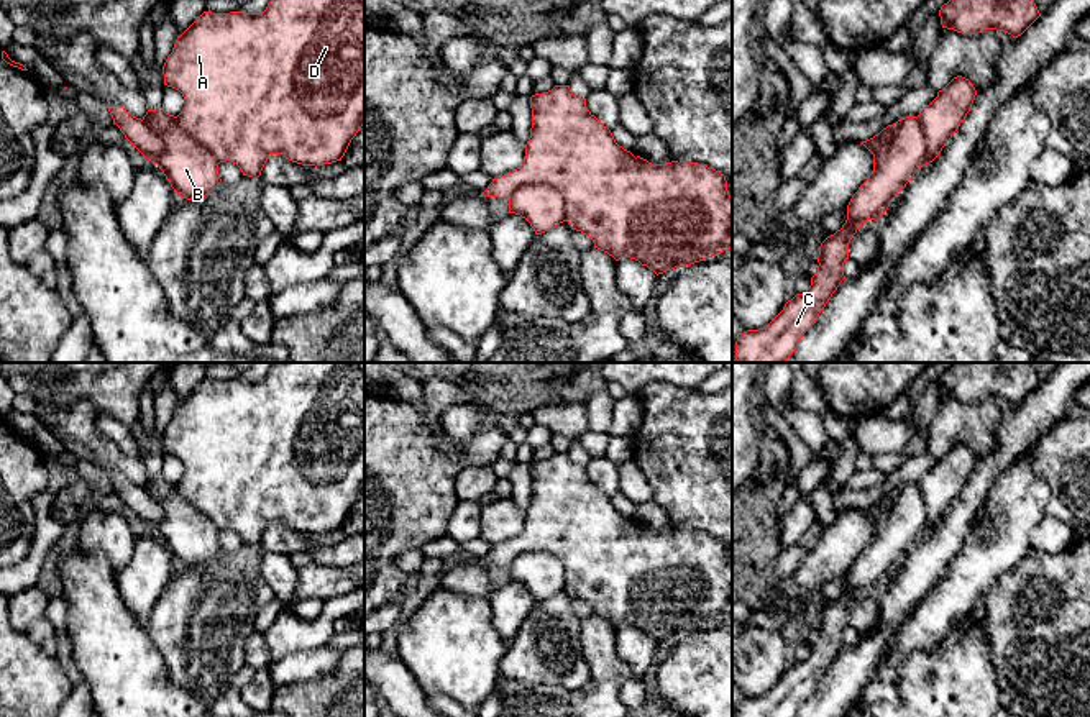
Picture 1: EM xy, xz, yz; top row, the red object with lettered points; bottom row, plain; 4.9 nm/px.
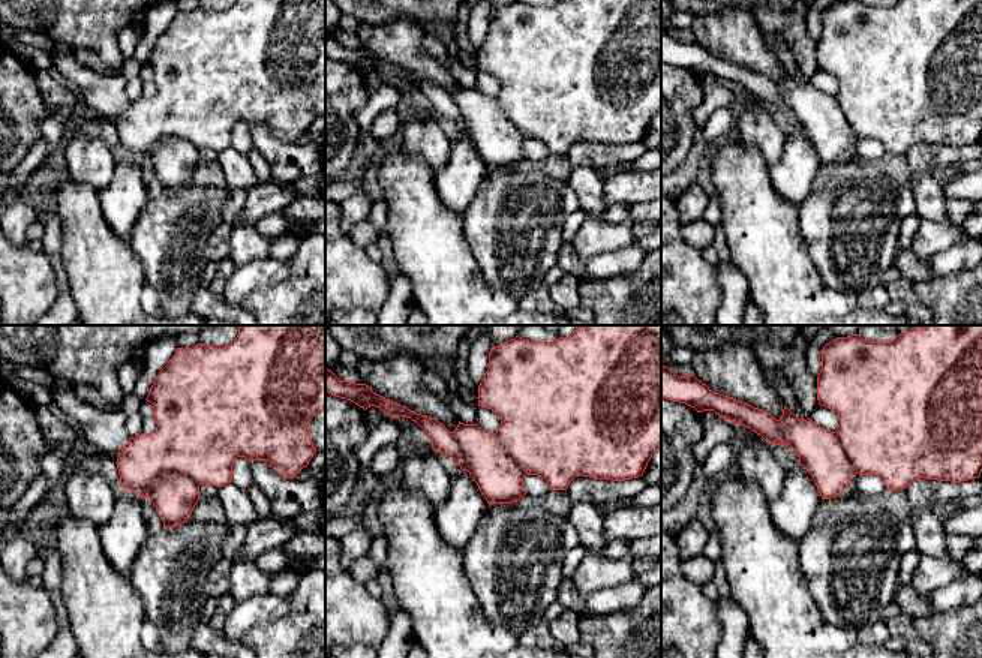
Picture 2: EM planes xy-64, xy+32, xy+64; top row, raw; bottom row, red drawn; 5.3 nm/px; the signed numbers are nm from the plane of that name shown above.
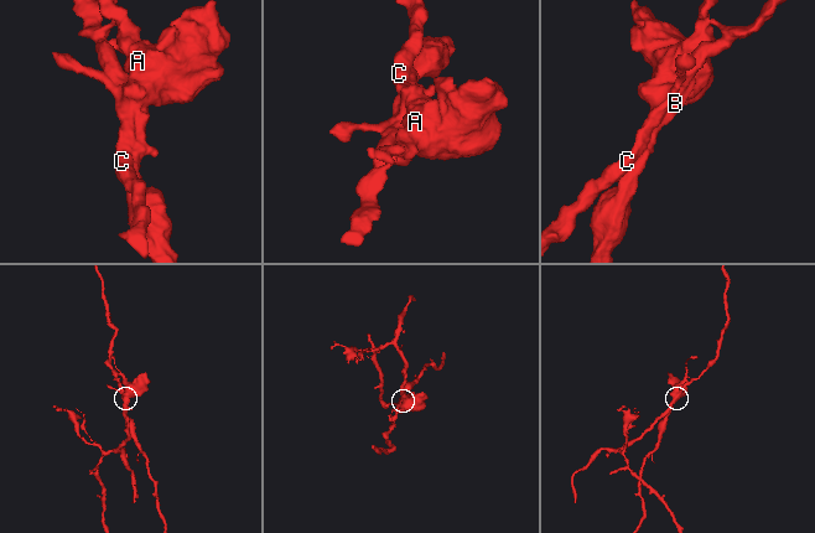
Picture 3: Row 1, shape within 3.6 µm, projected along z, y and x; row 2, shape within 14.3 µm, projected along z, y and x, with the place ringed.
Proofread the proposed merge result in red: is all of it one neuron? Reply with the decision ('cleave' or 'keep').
cleave

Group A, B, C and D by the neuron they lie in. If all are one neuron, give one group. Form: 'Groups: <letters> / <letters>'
Groups: A C D / B

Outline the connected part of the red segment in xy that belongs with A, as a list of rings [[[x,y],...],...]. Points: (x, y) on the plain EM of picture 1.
[[[276,363],[261,381],[204,379],[177,404],[163,441],[164,453],[179,458],[185,468],[184,477],[176,484],[179,496],[218,530],[236,532],[243,543],[258,546],[271,522],[282,522],[292,530],[315,535],[341,528],[351,507],[364,492],[364,363]]]

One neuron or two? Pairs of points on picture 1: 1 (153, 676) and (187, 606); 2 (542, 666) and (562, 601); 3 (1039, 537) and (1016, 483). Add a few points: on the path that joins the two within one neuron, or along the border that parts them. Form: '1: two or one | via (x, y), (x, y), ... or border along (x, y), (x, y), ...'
1: two | border along (145, 627), (164, 663), (168, 678), (174, 685)
2: one | via (545, 650), (555, 617)
3: two | border along (1046, 514), (1031, 534), (1031, 547)

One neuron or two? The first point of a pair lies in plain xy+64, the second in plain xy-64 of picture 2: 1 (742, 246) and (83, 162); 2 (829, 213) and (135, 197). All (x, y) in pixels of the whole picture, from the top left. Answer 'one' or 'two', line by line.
1: two
2: two

